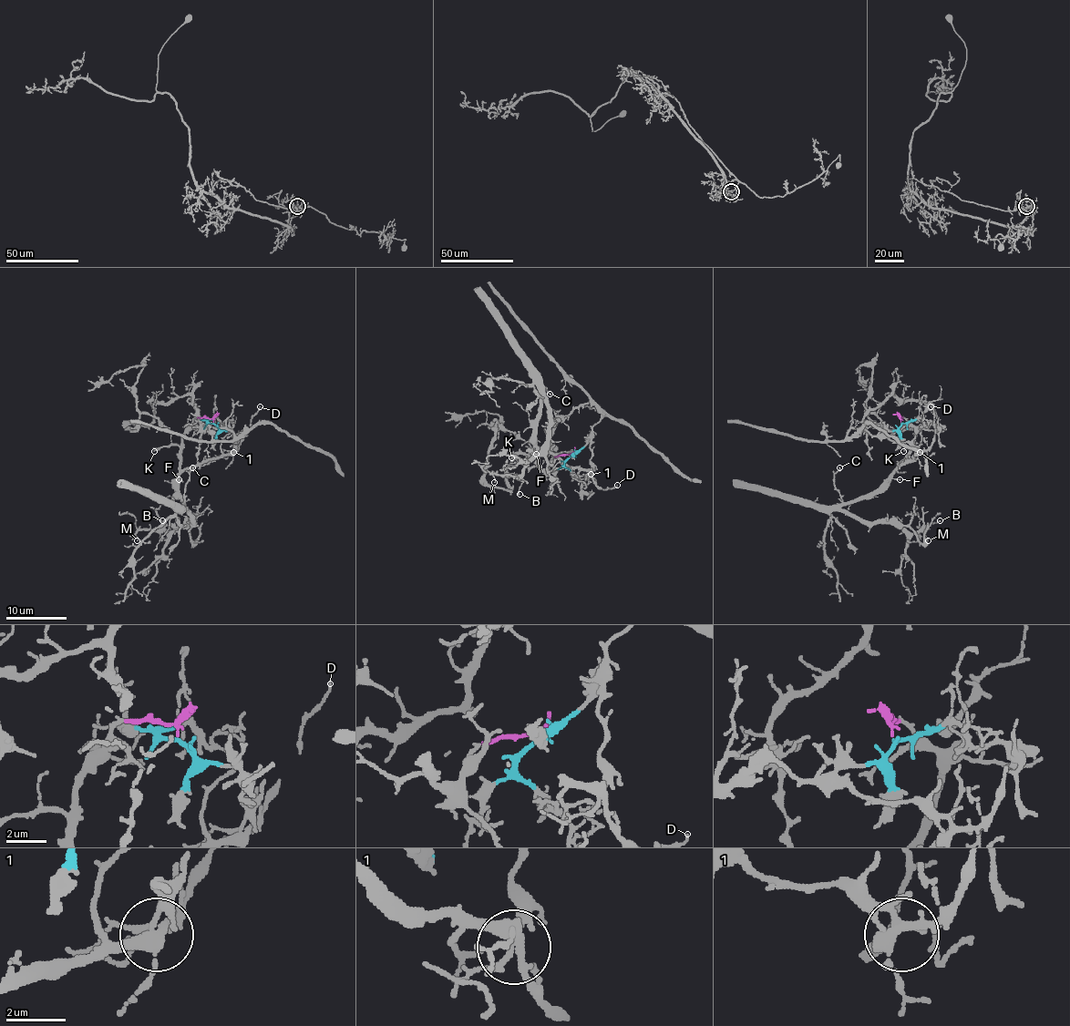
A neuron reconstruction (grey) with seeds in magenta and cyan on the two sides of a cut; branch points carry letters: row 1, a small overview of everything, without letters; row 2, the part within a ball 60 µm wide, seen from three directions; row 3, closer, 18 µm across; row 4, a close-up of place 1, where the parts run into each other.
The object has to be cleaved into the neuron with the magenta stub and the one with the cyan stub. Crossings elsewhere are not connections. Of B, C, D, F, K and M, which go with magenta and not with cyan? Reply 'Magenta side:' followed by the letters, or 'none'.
Magenta side: B, C, D, F, K, M

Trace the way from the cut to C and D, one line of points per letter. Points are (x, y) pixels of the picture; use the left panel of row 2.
C: (212, 423), (211, 418), (196, 418), (184, 435), (180, 489), (182, 502), (193, 466)
D: (212, 423), (211, 418), (196, 418), (184, 435), (182, 469), (230, 455), (260, 405)

